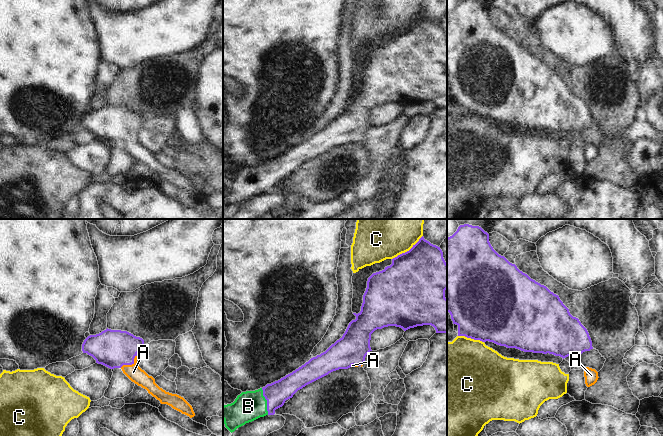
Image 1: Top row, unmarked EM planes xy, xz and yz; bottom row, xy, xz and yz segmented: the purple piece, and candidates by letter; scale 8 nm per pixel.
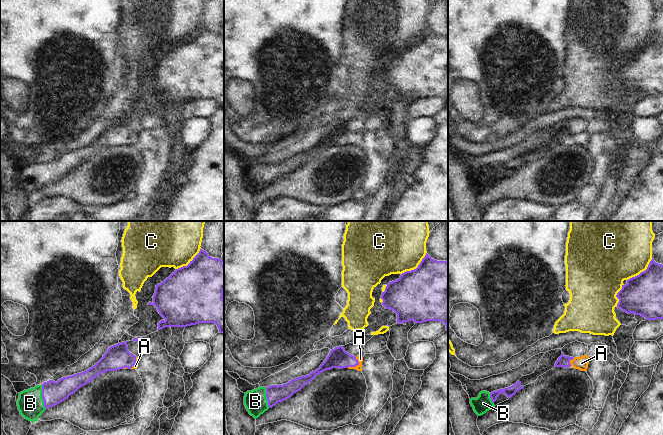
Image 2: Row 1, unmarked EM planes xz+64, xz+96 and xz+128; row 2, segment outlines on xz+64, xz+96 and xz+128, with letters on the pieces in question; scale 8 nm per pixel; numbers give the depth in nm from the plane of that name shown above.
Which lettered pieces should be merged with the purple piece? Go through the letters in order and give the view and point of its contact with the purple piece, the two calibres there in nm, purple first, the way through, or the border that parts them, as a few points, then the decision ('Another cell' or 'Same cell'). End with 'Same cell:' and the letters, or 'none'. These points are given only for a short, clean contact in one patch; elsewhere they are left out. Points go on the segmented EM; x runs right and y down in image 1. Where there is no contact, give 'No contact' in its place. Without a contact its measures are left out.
A: Touches purple at xy (130, 364). Thickness 300 nm (purple) against 120 nm. Path across: xy (112, 348), (130, 364), (133, 372). Same cell
B: Touches purple at xz (267, 401). Thickness 190 nm (purple) against 240 nm. Path across: xz (276, 393), (267, 401), (248, 406). Same cell
C: Touches purple at xz (407, 251). Thickness 480 nm (purple) against 480 nm. Another cell
Same cell: A, B.

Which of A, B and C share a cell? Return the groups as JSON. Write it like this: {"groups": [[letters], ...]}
{"groups": [["A", "B"], ["C"]]}

